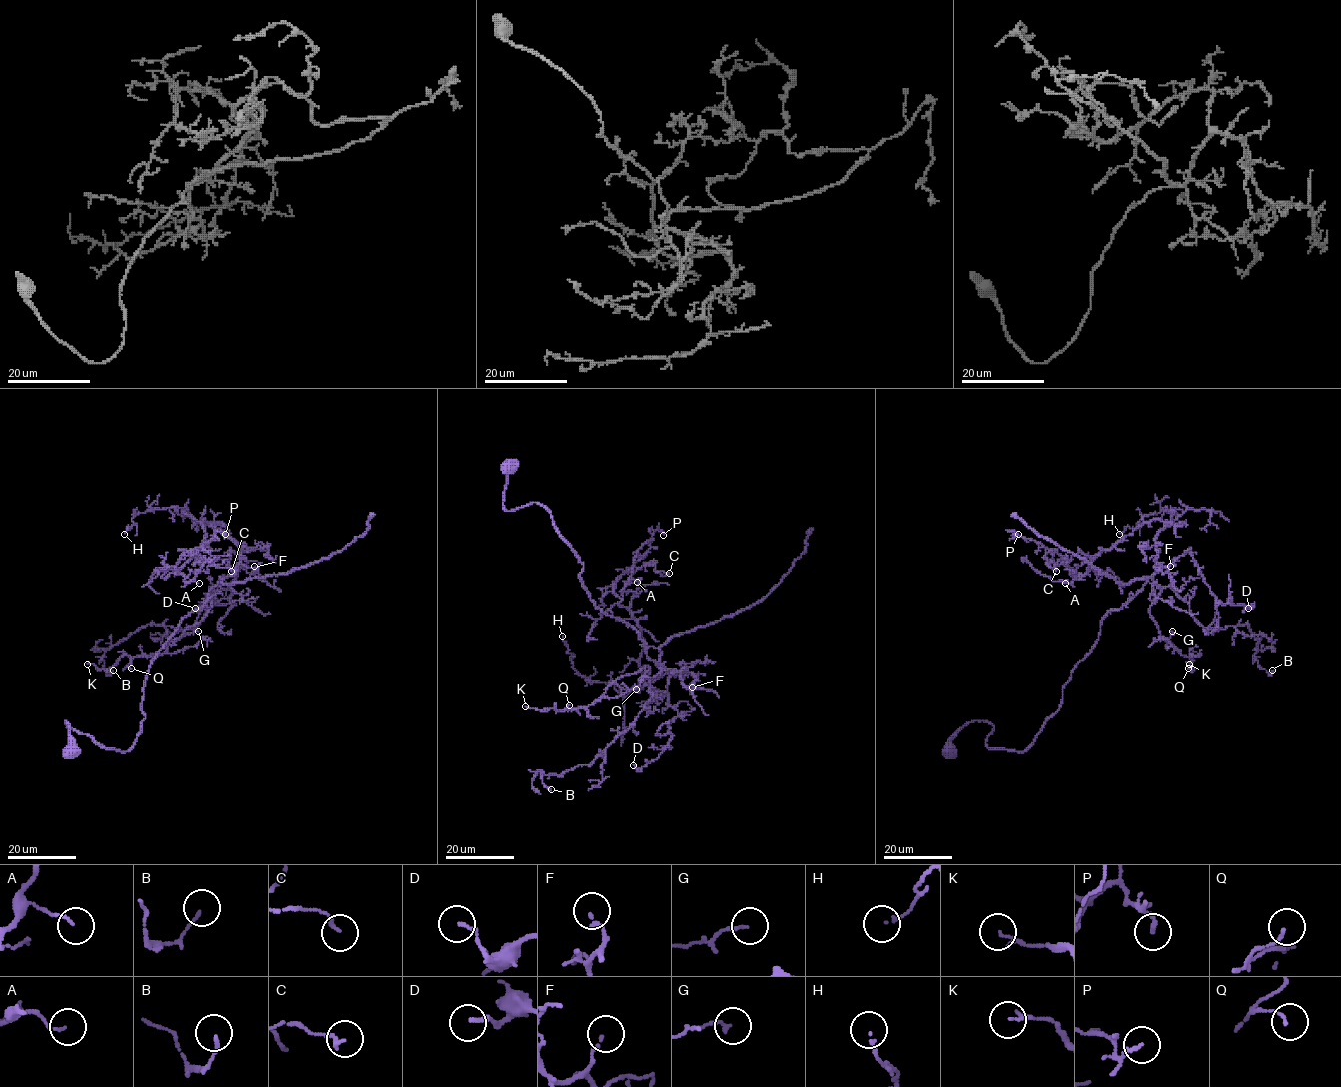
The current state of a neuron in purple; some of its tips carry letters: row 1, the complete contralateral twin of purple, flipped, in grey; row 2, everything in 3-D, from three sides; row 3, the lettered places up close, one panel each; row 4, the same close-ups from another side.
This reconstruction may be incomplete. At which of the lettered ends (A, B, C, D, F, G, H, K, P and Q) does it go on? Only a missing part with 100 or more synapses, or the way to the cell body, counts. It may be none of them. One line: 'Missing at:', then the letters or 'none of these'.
Missing at: none of these

